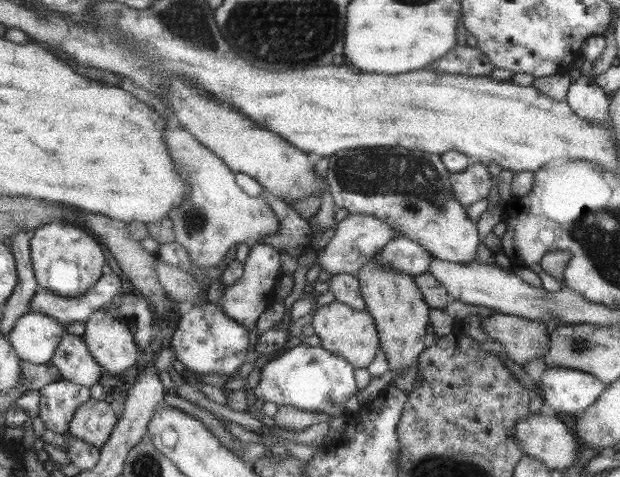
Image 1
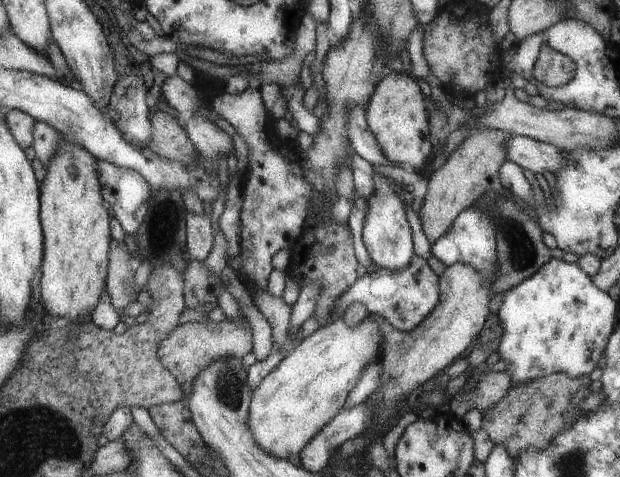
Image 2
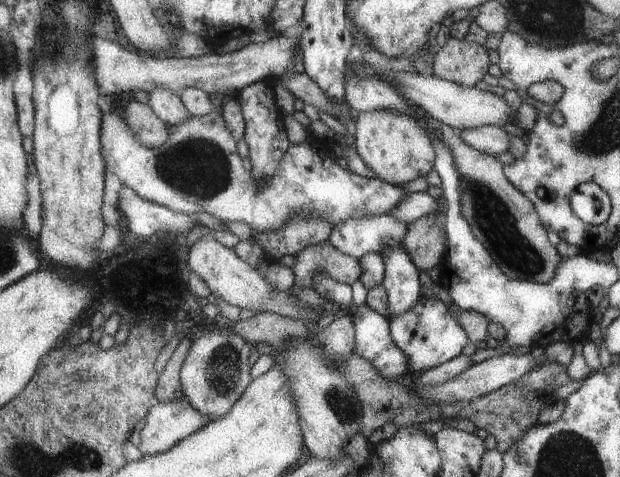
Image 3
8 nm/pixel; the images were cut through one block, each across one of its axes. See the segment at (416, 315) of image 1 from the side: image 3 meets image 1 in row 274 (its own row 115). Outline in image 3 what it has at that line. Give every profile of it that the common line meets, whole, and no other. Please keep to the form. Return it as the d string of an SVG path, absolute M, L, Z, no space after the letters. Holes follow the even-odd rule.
M391 109L358 112L354 120L354 145L361 160L374 172L377 179L390 183L389 162L395 166L411 166L421 174L431 170L433 164L433 145L428 132L408 114Z

